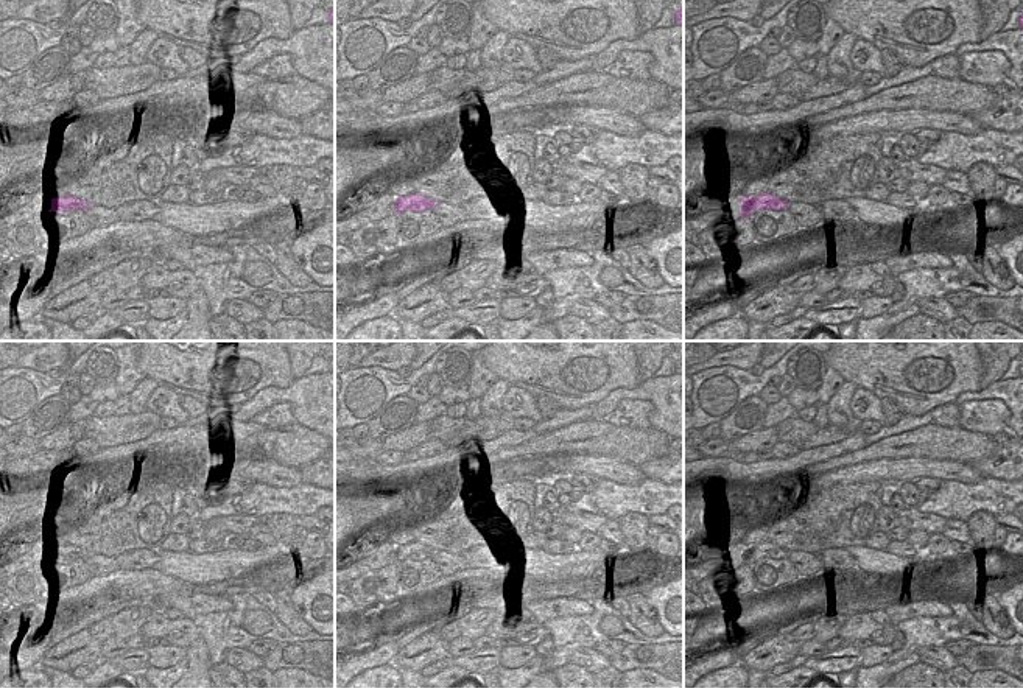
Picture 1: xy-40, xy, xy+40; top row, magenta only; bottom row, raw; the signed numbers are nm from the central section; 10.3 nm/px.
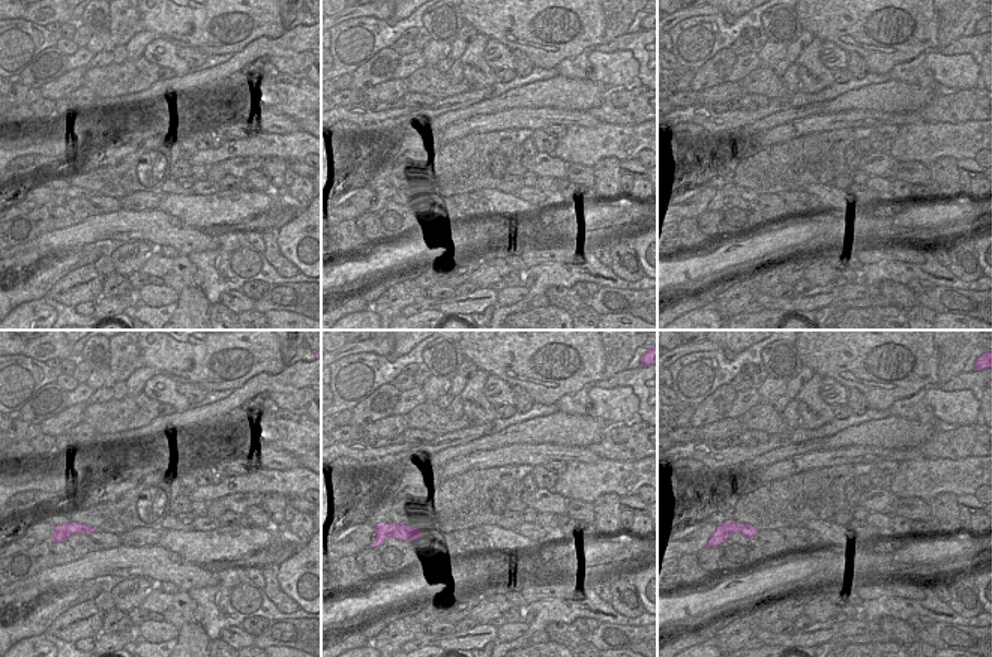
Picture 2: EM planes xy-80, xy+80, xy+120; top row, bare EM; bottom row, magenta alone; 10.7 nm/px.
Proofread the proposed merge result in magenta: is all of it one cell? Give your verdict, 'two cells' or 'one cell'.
two cells

